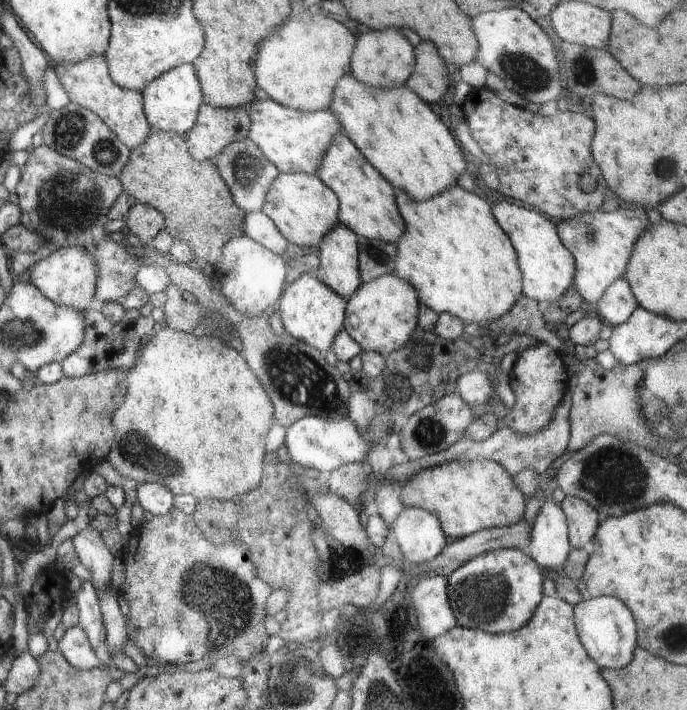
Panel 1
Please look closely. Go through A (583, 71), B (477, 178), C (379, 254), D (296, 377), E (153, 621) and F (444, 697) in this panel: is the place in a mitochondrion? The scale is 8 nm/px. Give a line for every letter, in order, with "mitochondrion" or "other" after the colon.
A: mitochondrion
B: other
C: mitochondrion
D: mitochondrion
E: other
F: other

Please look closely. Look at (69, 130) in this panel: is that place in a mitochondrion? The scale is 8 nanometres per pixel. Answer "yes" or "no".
yes

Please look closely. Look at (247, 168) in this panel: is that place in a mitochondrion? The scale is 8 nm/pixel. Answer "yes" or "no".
yes

